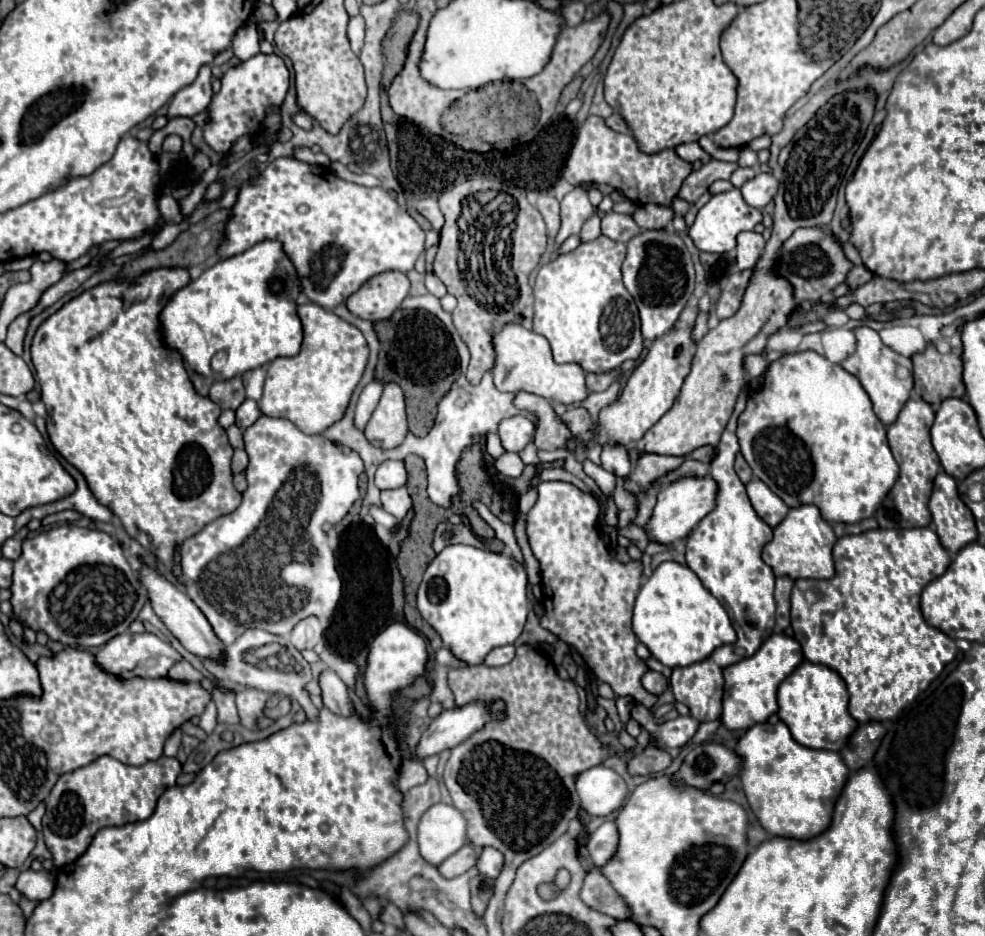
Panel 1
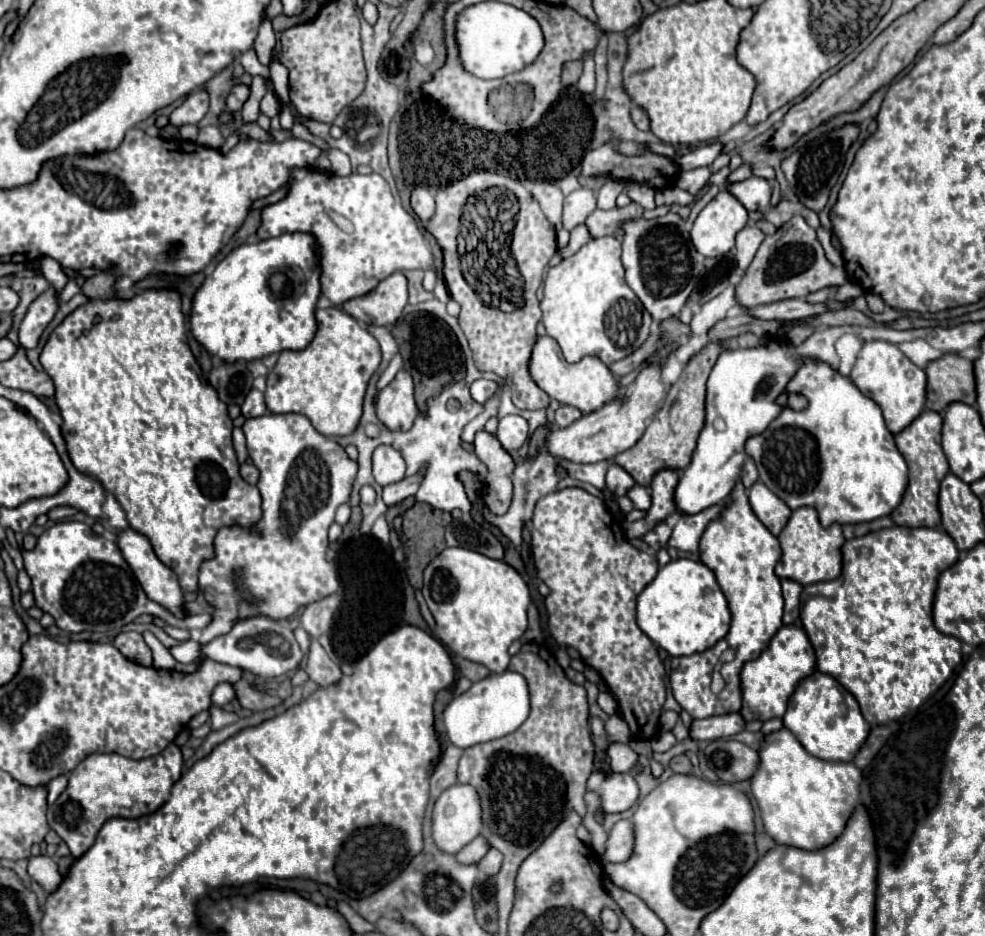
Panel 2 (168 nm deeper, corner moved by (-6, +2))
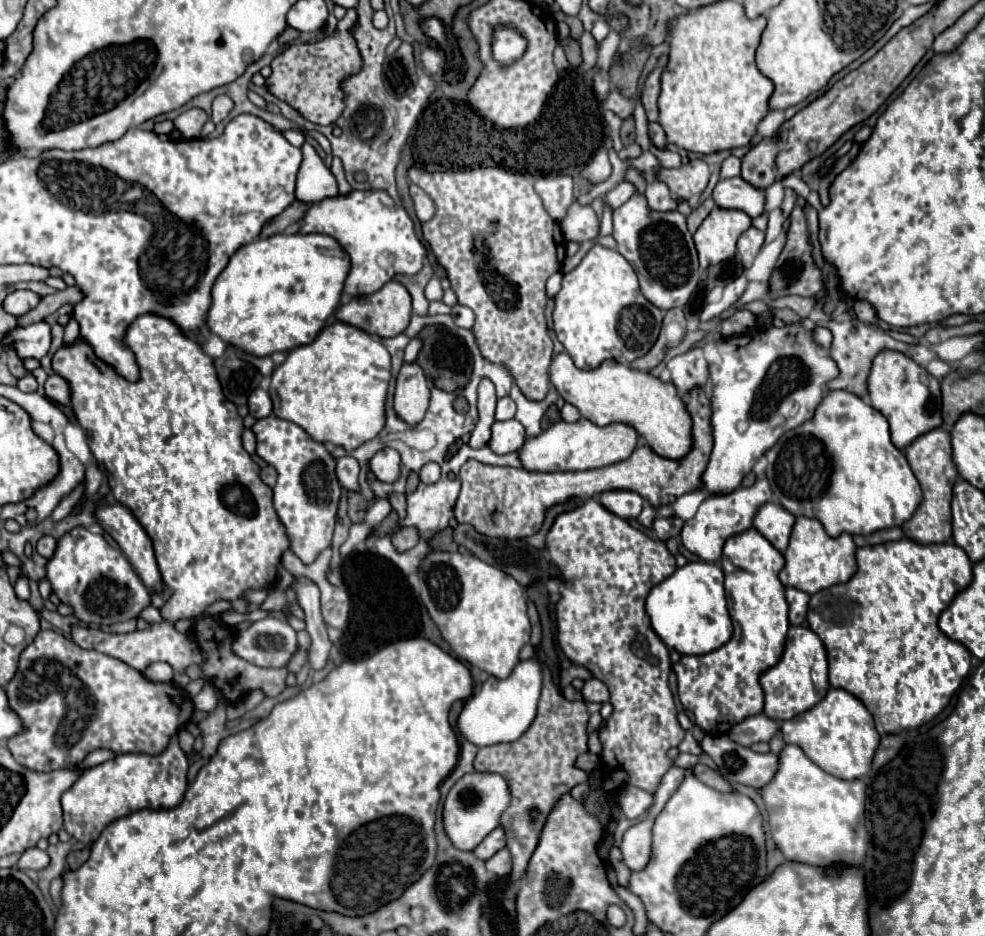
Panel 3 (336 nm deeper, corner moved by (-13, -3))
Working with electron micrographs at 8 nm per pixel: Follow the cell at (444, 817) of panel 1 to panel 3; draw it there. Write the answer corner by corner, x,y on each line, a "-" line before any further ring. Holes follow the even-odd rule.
471,772
465,774
455,782
455,786
449,790
443,806
443,824
445,832
455,844
455,848
461,850
473,850
491,830
499,826
499,818
509,806
509,784
505,776
493,774
493,772

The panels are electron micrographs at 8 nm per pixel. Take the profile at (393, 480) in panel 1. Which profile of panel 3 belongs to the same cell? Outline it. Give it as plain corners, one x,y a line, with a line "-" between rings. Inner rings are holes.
383,448
371,458
369,466
371,466
371,472
381,482
395,482
397,476
399,476
399,468
401,468
399,452
393,450
393,448

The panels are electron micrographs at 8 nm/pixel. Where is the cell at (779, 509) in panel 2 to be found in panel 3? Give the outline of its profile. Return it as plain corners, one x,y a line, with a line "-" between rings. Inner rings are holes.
773,502
763,504
753,522
755,530
761,536
765,536
773,544
773,548
777,548
781,554
787,548
793,524
795,524
795,516
787,512
783,506
773,504

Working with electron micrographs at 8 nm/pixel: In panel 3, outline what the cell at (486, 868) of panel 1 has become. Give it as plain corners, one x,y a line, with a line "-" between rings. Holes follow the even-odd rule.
501,848
495,856
487,860
487,870
497,874
497,876
507,876
511,872
511,852
509,848

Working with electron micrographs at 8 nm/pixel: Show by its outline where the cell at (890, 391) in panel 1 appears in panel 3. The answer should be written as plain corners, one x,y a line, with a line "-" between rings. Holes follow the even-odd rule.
891,350
879,352
873,360
867,384
869,384
869,404
887,418
895,448
905,450
921,434
943,426
939,380
933,378
925,368
915,364
905,354

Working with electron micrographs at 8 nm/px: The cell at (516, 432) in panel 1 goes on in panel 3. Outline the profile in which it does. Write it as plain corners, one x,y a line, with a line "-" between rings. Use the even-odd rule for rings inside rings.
505,420
505,422
493,422
491,428
491,438
489,438
489,448
495,454
509,454
517,452
523,442
525,442
525,428
517,420

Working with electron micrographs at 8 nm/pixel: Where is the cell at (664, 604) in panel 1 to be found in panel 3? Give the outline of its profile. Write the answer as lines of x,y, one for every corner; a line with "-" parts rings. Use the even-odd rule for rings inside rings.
689,562
657,584
647,596
647,614
659,638
679,654
707,654
729,642
733,634
727,610
723,570
713,562

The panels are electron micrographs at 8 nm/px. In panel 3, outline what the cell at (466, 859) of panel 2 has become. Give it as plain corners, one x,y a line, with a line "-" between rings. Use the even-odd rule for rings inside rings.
497,826
491,834
485,836
485,840
473,850
477,858
481,860
489,860
497,850
501,850
505,846
505,830
501,826

